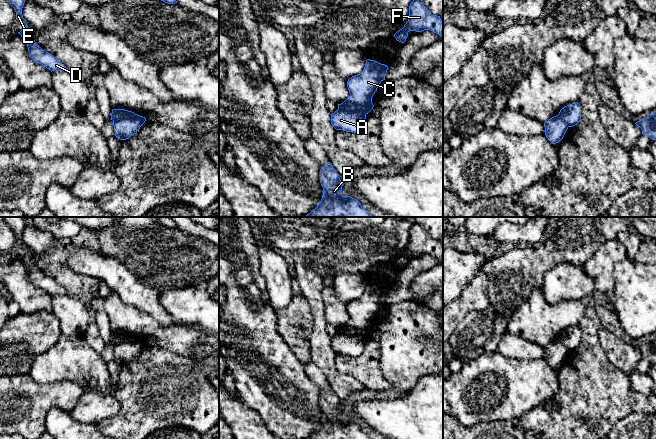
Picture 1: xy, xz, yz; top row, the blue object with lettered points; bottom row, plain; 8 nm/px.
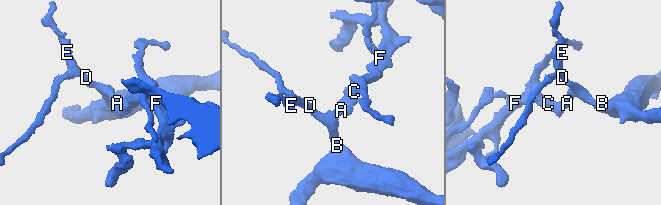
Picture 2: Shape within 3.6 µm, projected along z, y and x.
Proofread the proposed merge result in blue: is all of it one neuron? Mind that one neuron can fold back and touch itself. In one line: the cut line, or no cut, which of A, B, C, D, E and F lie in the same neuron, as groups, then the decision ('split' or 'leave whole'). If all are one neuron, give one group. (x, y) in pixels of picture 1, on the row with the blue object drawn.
xz (338, 109), (365, 114) | A B D E / C F | split

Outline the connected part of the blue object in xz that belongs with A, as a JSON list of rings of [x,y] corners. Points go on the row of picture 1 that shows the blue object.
[[[336,110],[331,114],[331,124],[336,130],[359,132],[363,129],[366,114]]]

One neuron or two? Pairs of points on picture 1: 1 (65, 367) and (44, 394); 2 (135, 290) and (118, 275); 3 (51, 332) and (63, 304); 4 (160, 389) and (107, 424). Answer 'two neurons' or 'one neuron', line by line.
1: two neurons
2: one neuron
3: two neurons
4: one neuron

